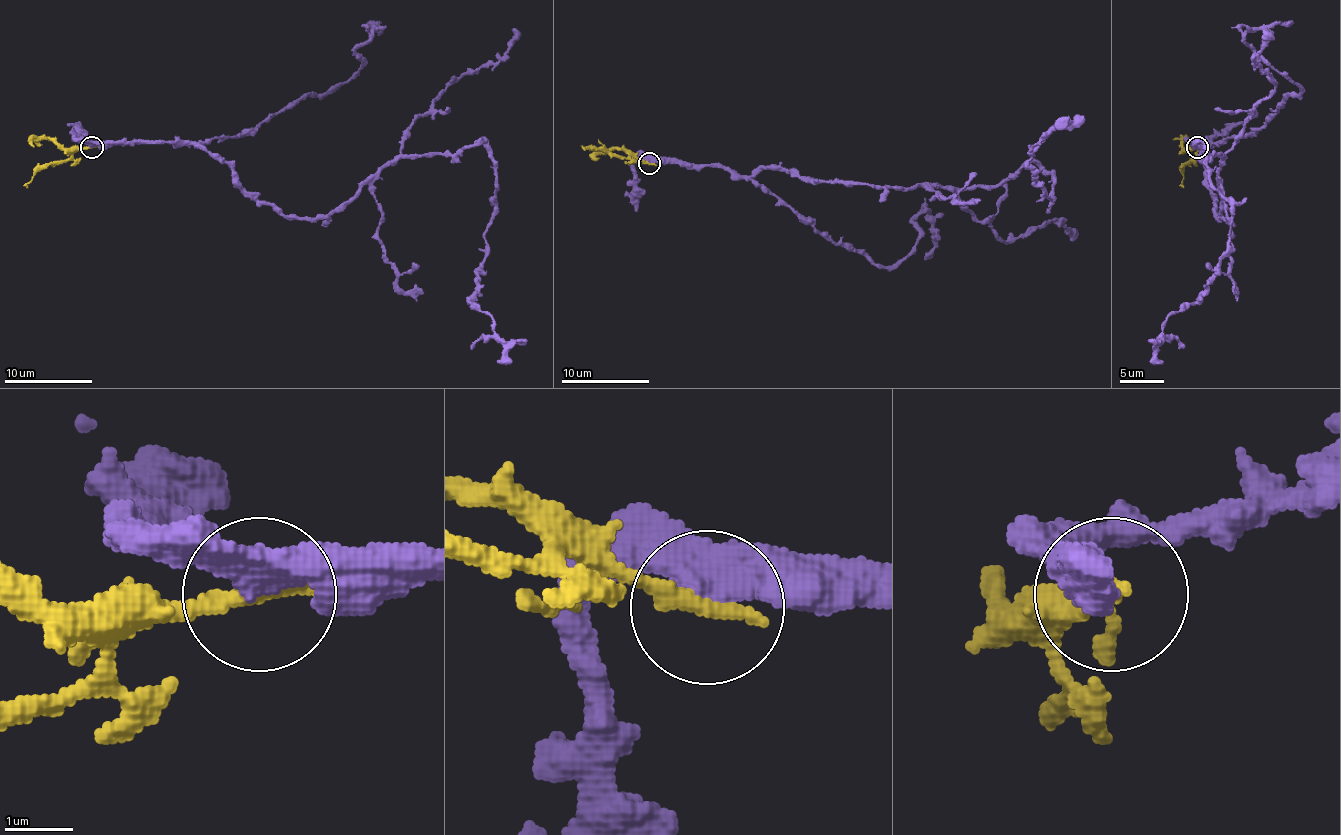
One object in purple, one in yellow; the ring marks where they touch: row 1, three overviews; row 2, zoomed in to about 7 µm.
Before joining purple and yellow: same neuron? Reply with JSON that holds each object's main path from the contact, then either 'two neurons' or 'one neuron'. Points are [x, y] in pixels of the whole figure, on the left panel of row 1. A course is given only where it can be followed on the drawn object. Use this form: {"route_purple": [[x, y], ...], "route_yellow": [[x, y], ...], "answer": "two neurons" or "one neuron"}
{"route_purple": [[92, 146], [198, 144], [260, 201], [329, 217], [402, 157], [481, 142], [494, 206], [470, 299], [499, 363]], "route_yellow": [[92, 146], [41, 166], [26, 188]], "answer": "two neurons"}

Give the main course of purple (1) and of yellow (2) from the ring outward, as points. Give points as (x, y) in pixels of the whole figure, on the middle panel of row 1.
1: (650, 164), (959, 188), (1001, 186), (1030, 162), (1052, 175), (1052, 197), (1028, 162), (1056, 128)
2: (650, 164), (599, 150), (583, 150)

